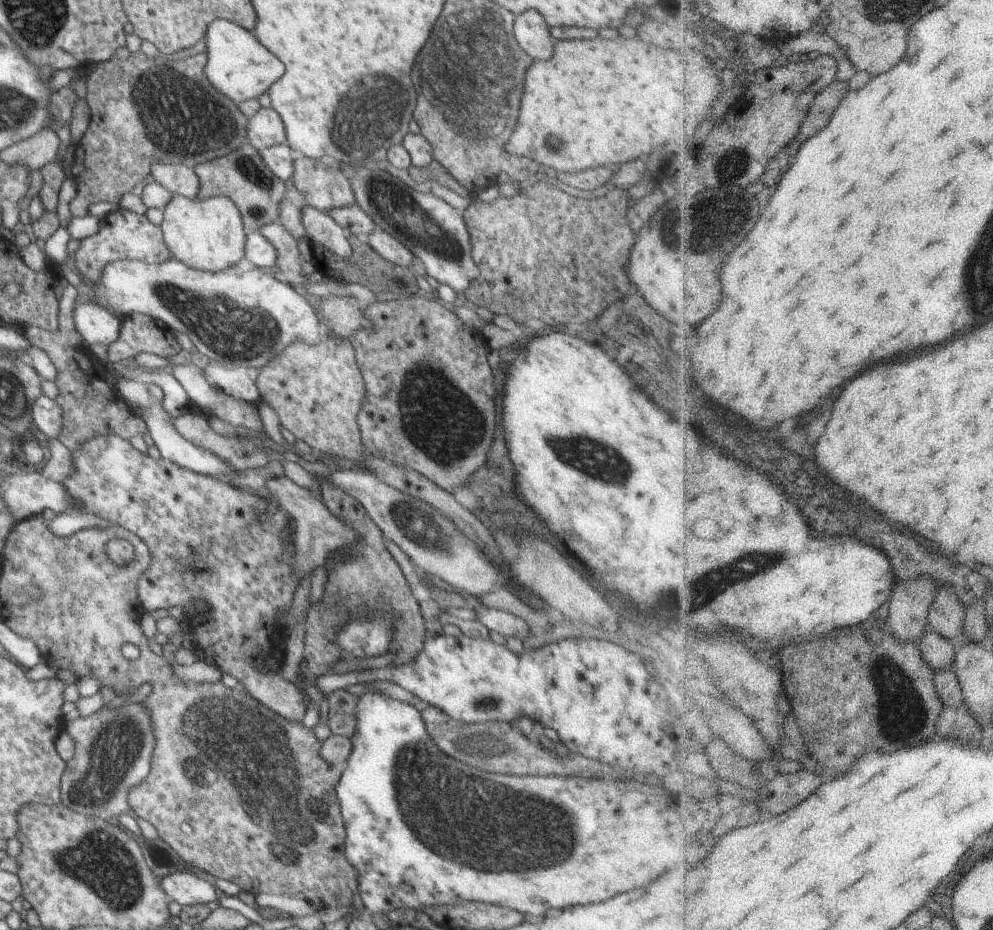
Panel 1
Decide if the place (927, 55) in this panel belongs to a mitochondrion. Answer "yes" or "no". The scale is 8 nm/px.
no

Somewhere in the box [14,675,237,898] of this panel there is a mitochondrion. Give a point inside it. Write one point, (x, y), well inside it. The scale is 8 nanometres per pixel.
(115, 747)

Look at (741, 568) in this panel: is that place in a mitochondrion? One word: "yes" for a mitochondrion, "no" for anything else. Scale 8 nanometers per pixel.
yes

